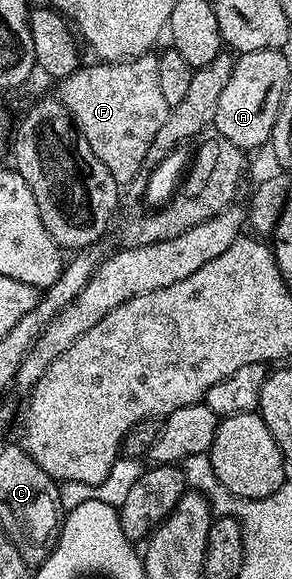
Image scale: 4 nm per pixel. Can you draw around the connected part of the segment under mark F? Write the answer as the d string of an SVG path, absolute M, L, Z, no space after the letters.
M154 52L142 53L140 57L134 57L132 61L108 61L106 63L84 64L77 72L58 82L58 100L71 112L75 118L75 125L79 128L79 134L93 147L93 155L105 163L109 175L120 183L126 183L133 179L143 168L145 151L149 151L149 143L157 139L157 131L161 131L161 123L165 123L169 112L169 106L161 95L161 86L157 76L158 56Z

